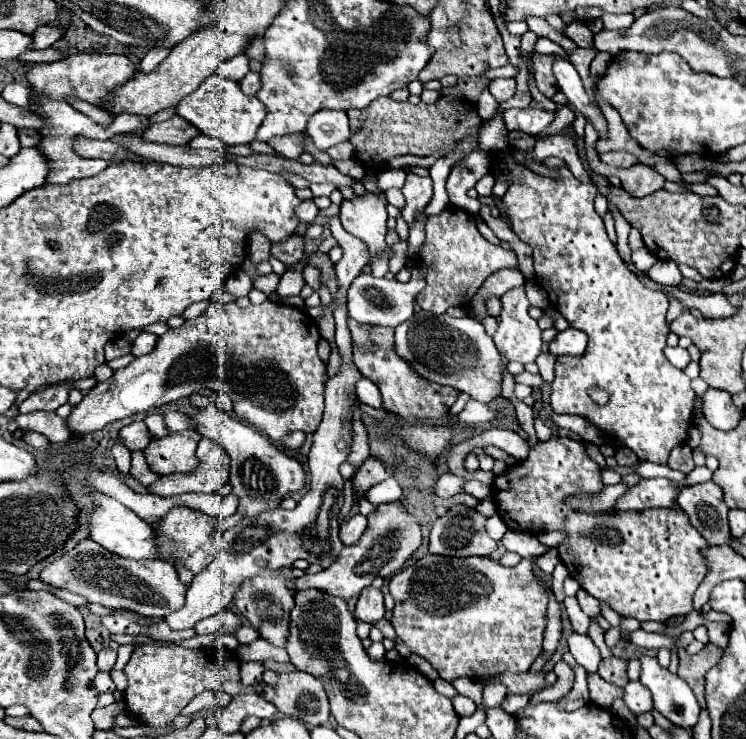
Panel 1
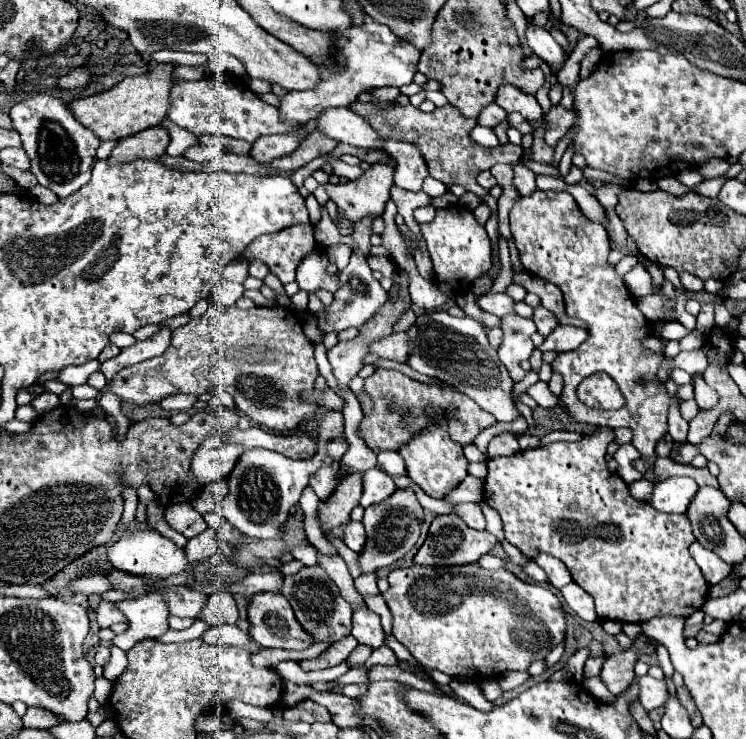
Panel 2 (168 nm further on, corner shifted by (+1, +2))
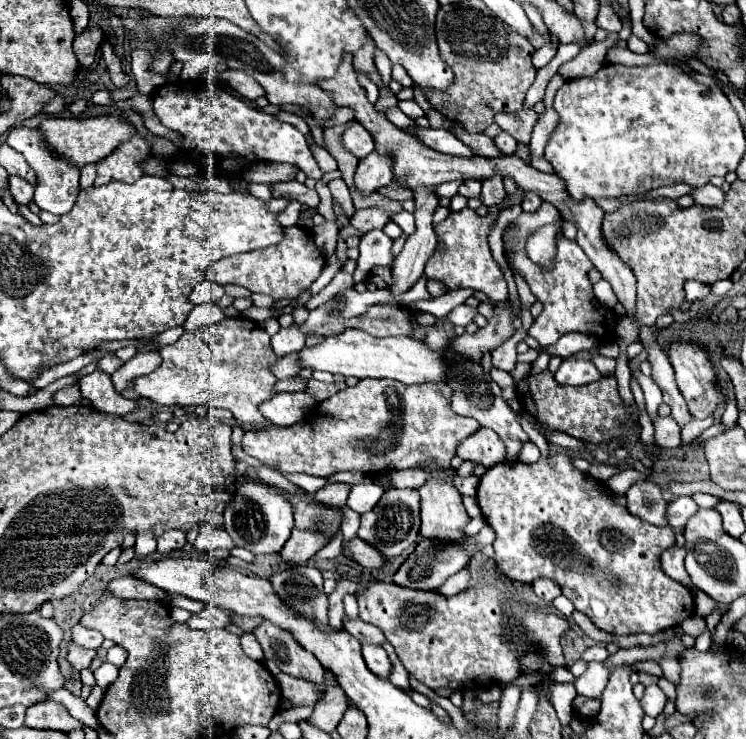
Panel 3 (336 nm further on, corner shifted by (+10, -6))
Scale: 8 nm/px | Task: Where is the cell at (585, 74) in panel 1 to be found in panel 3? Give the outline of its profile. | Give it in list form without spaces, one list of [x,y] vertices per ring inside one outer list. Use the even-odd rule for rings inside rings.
[[[529,3],[522,4],[522,7],[526,11],[526,15],[529,18],[530,22],[532,22],[536,31],[542,35],[548,34],[549,33],[548,29],[544,25],[544,22],[542,21],[542,16],[540,15],[540,12]]]

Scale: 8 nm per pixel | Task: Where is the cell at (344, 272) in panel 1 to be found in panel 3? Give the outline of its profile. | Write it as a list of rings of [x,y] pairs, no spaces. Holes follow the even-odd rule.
[[[370,207],[370,209],[356,211],[350,225],[362,233],[368,233],[370,229],[382,229],[388,221],[390,221],[390,217],[382,207]]]

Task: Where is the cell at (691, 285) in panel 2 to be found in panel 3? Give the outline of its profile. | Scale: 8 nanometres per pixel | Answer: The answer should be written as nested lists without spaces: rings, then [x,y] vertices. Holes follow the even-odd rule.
[[[686,281],[686,299],[692,303],[696,299],[704,299],[708,293],[710,293],[710,285],[702,285],[698,281]]]

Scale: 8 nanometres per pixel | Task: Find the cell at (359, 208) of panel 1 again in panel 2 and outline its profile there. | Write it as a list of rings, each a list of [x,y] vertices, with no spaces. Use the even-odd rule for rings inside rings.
[[[375,163],[357,181],[345,185],[327,183],[329,197],[337,203],[341,215],[353,223],[365,217],[381,217],[385,203],[389,201],[389,189],[393,187],[393,169],[385,163]]]

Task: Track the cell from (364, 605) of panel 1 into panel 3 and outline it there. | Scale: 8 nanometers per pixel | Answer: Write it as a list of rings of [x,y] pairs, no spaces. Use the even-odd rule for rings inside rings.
[[[362,645],[362,655],[364,655],[364,661],[366,661],[368,669],[374,675],[388,677],[392,673],[392,663],[390,663],[390,659],[388,659],[388,655],[386,655],[386,651],[382,647]]]

